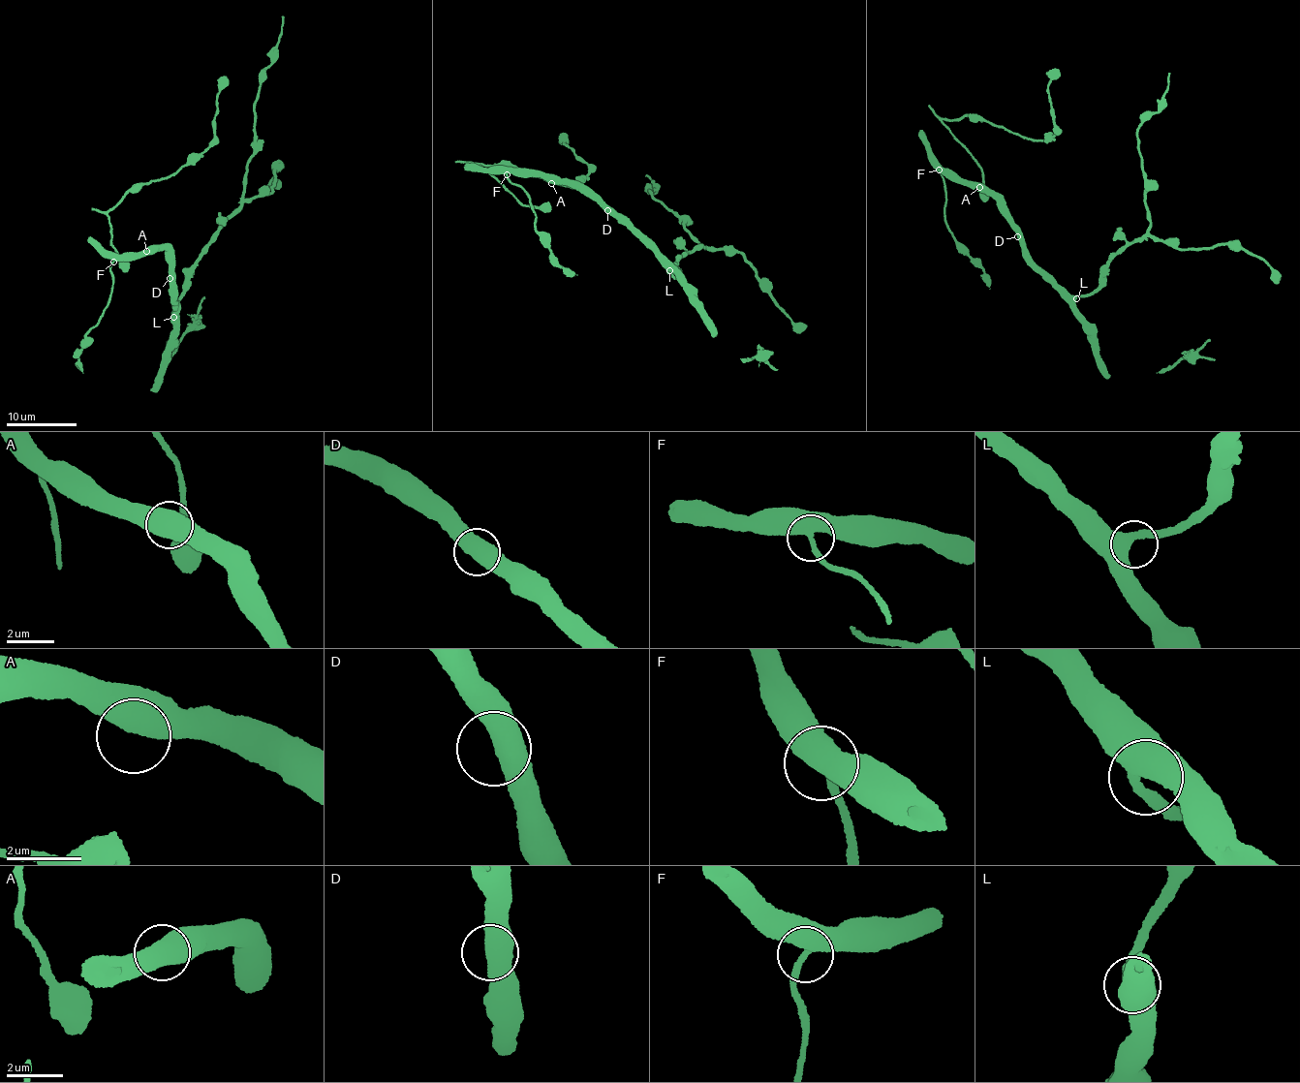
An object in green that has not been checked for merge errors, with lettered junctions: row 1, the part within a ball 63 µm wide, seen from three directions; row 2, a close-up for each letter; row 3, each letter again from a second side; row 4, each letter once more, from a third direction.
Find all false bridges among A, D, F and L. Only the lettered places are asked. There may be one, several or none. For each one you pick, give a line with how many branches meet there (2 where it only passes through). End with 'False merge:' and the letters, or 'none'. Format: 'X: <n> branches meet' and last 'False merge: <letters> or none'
False merge: none

